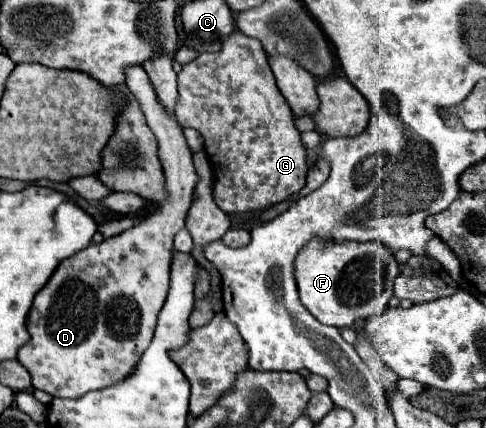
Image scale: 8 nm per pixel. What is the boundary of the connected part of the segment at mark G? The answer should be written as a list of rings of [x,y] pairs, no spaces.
[[[234,30],[224,40],[220,52],[200,54],[196,60],[184,64],[178,74],[178,100],[174,112],[182,128],[194,128],[206,140],[204,148],[214,170],[214,202],[226,214],[258,212],[272,204],[284,202],[304,188],[308,172],[306,146],[294,126],[294,114],[276,86],[268,54],[264,52],[260,40]]]

